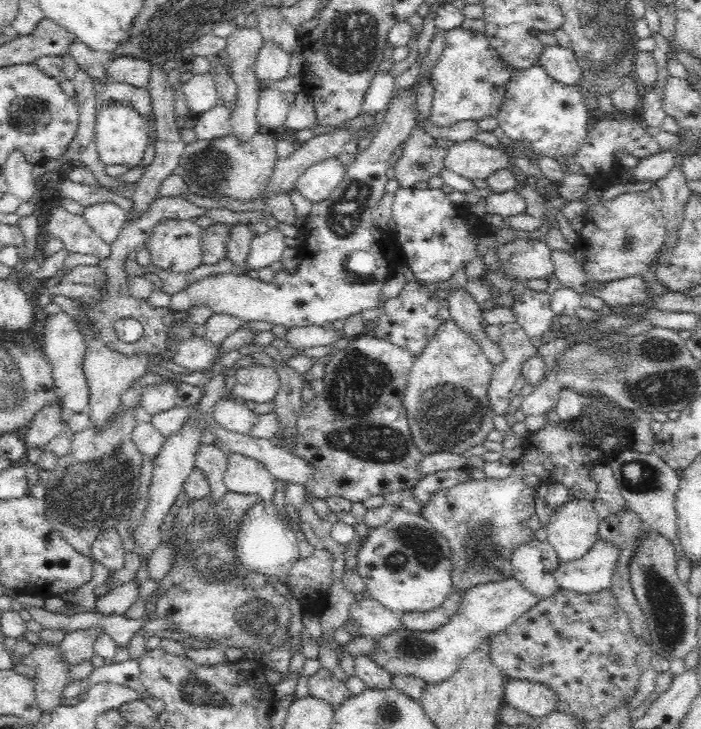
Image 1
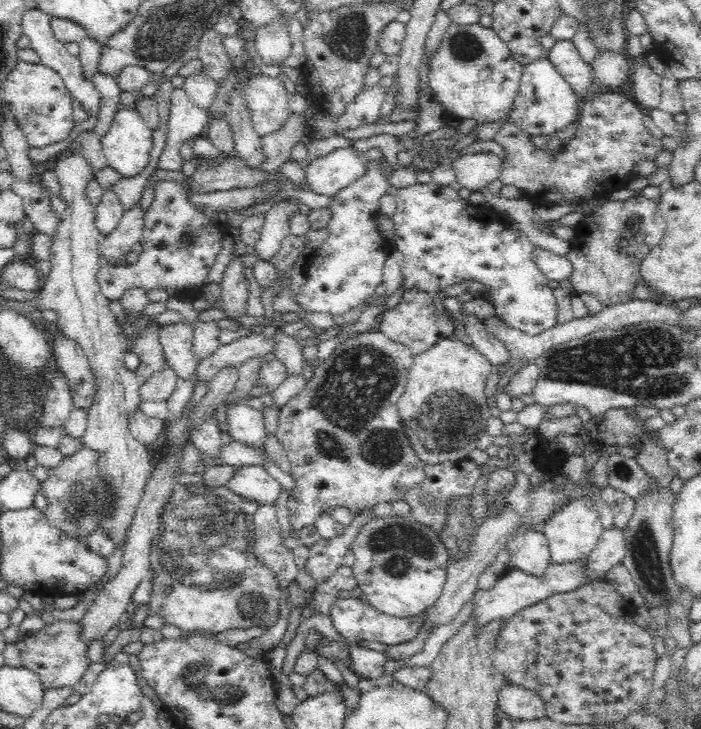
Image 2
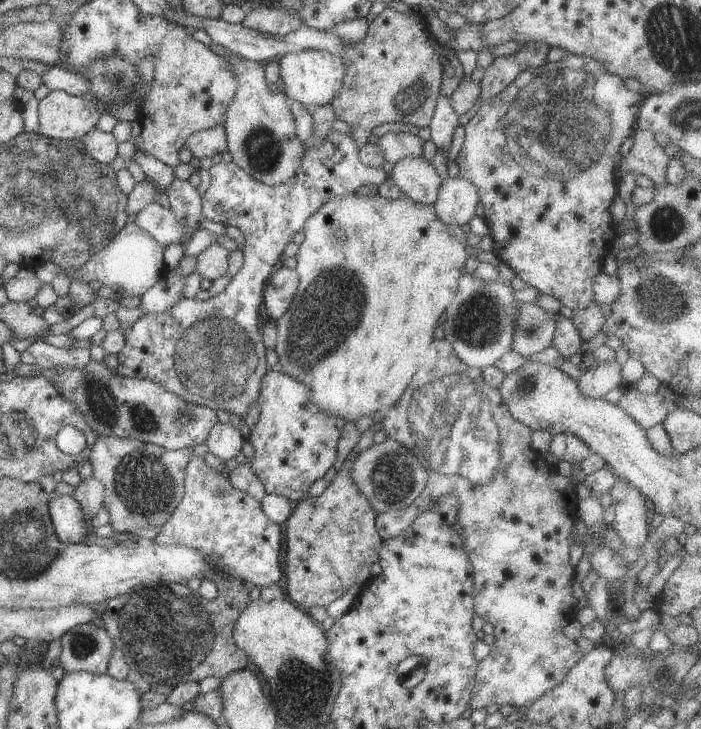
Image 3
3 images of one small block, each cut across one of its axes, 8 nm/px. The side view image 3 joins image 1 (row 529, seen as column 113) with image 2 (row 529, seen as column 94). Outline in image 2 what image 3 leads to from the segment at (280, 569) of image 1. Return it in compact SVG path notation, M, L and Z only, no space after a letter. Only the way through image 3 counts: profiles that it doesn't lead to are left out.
M274 504L259 505L254 514L254 555L266 565L278 583L280 592L295 582L300 570L293 552L283 545L280 524Z

